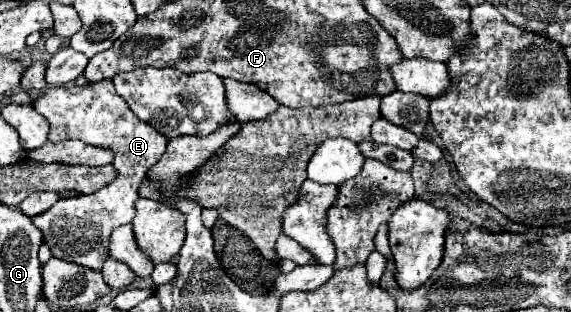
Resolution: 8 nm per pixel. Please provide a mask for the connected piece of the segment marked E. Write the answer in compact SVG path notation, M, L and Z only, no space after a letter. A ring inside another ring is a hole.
M110 79L84 87L54 87L36 99L36 111L50 123L48 139L60 143L64 139L82 139L92 145L114 151L114 165L118 165L118 177L110 185L90 195L78 195L60 199L46 213L32 217L34 225L44 235L44 243L50 245L54 257L72 261L90 269L102 269L102 261L108 257L108 237L114 227L132 223L134 201L138 199L138 187L146 171L160 159L166 149L166 137L154 131L150 125L138 121L126 101L114 91Z

